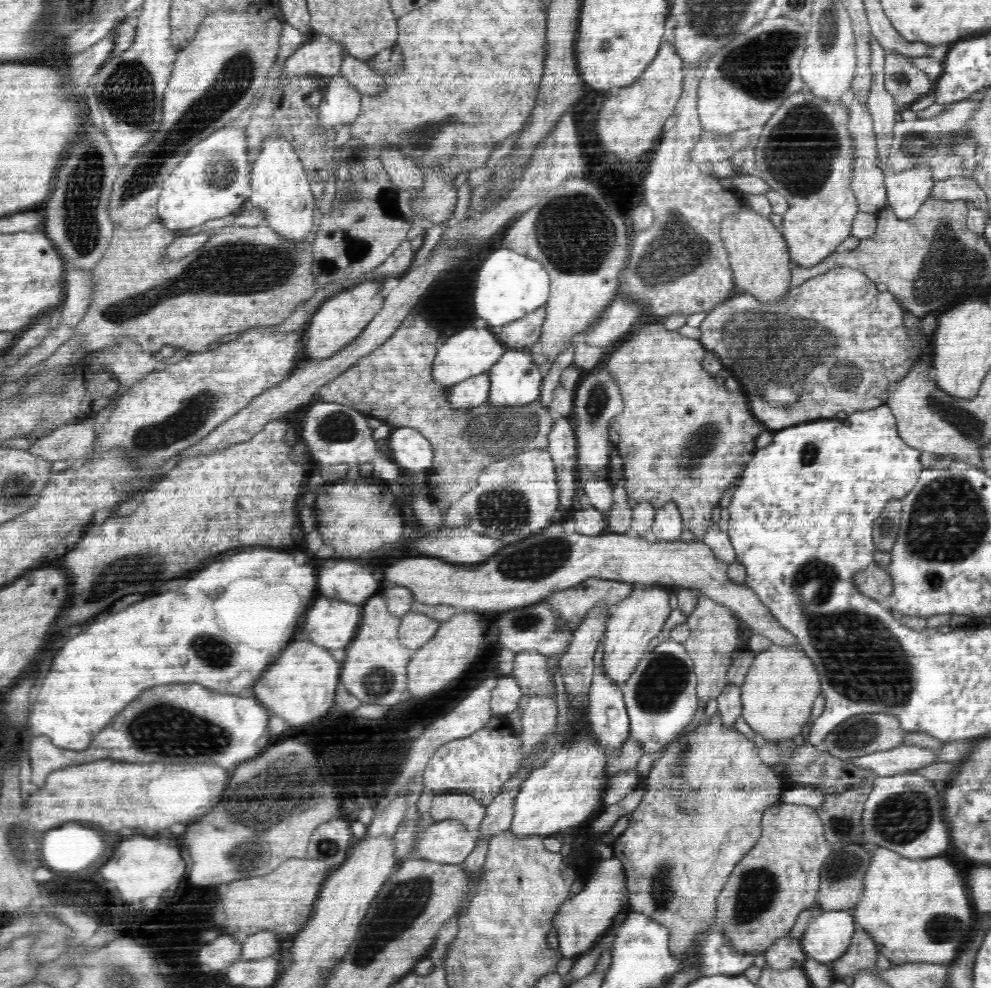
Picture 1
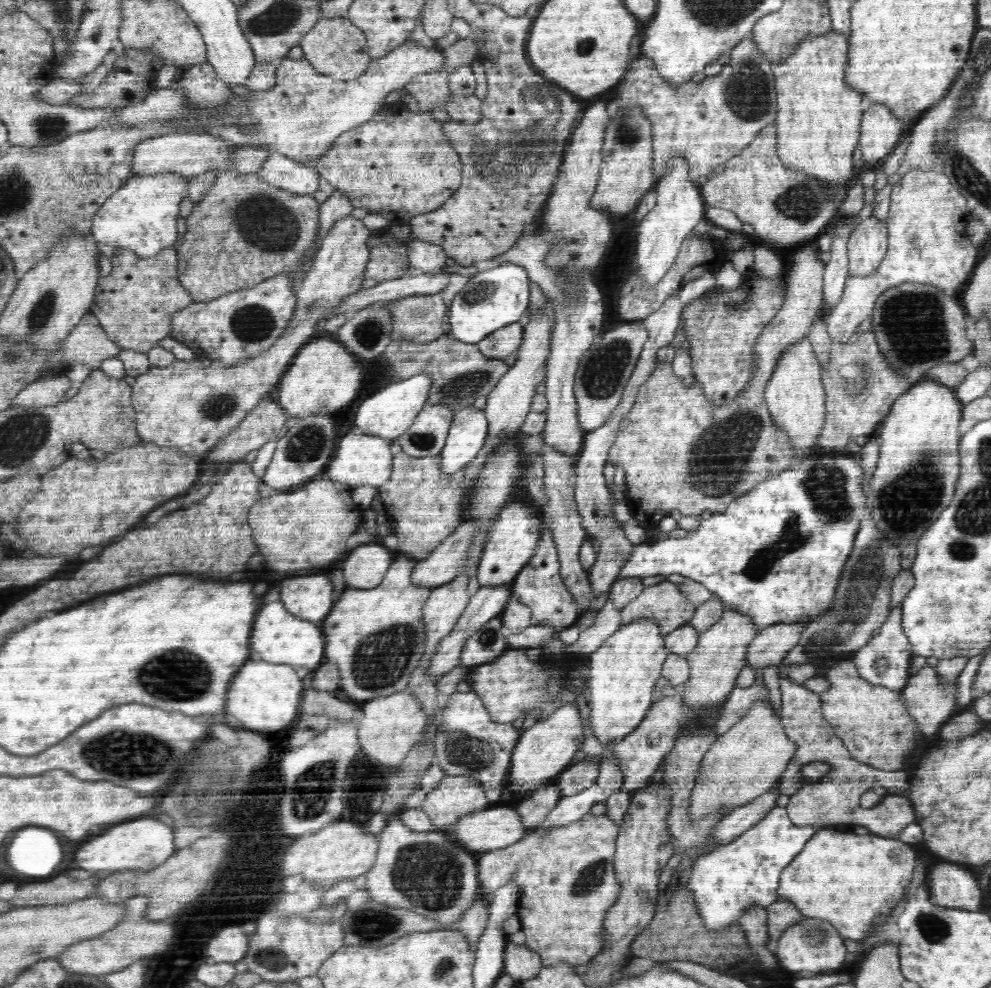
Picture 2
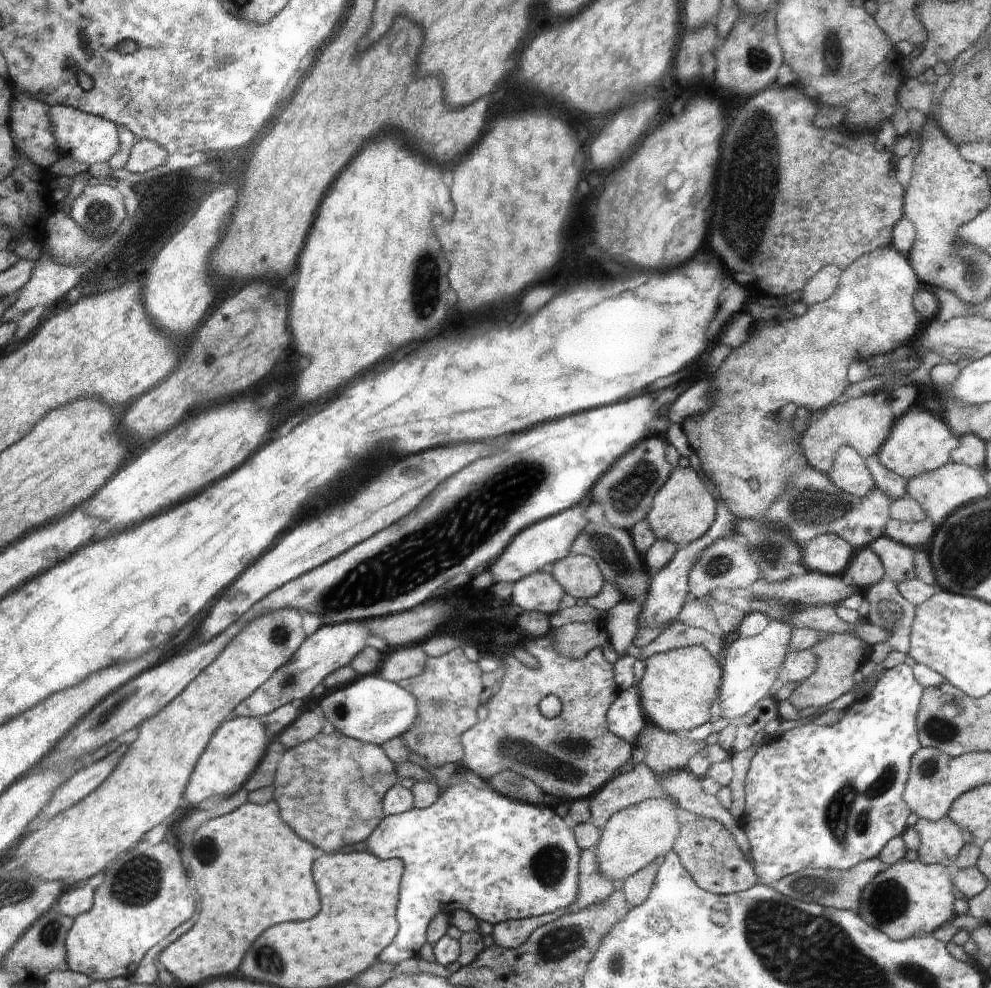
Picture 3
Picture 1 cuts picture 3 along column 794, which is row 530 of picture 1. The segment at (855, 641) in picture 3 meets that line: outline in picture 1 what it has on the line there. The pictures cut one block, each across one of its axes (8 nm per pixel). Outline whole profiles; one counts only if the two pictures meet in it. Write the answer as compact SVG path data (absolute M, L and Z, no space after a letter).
M650 323L649 325L643 325L640 330L637 330L637 334L632 335L626 344L623 343L610 356L607 364L605 364L606 369L614 377L614 381L618 383L618 390L623 400L622 414L618 414L618 416L612 418L611 427L612 430L616 430L620 435L618 452L620 452L620 458L624 460L623 486L626 489L627 496L635 499L638 503L645 501L646 503L650 503L654 507L654 510L662 508L664 504L676 503L683 520L683 526L686 526L694 534L693 540L703 540L708 526L712 523L712 510L714 510L714 506L721 502L725 494L724 492L730 488L732 480L736 479L736 474L742 472L740 466L748 464L750 458L754 456L754 452L756 452L756 438L763 432L766 432L764 424L760 423L752 414L744 391L741 389L734 392L730 391L725 385L716 383L714 377L703 368L702 360L706 358L706 352L707 350L704 349L702 342L699 340L686 338L677 330L672 331L661 323Z

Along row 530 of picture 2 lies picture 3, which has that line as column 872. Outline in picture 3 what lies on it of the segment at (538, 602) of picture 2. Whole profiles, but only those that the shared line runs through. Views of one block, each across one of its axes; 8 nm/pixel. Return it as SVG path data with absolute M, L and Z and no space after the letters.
M885 534L868 546L883 562L886 577L894 584L916 576L915 550Z

